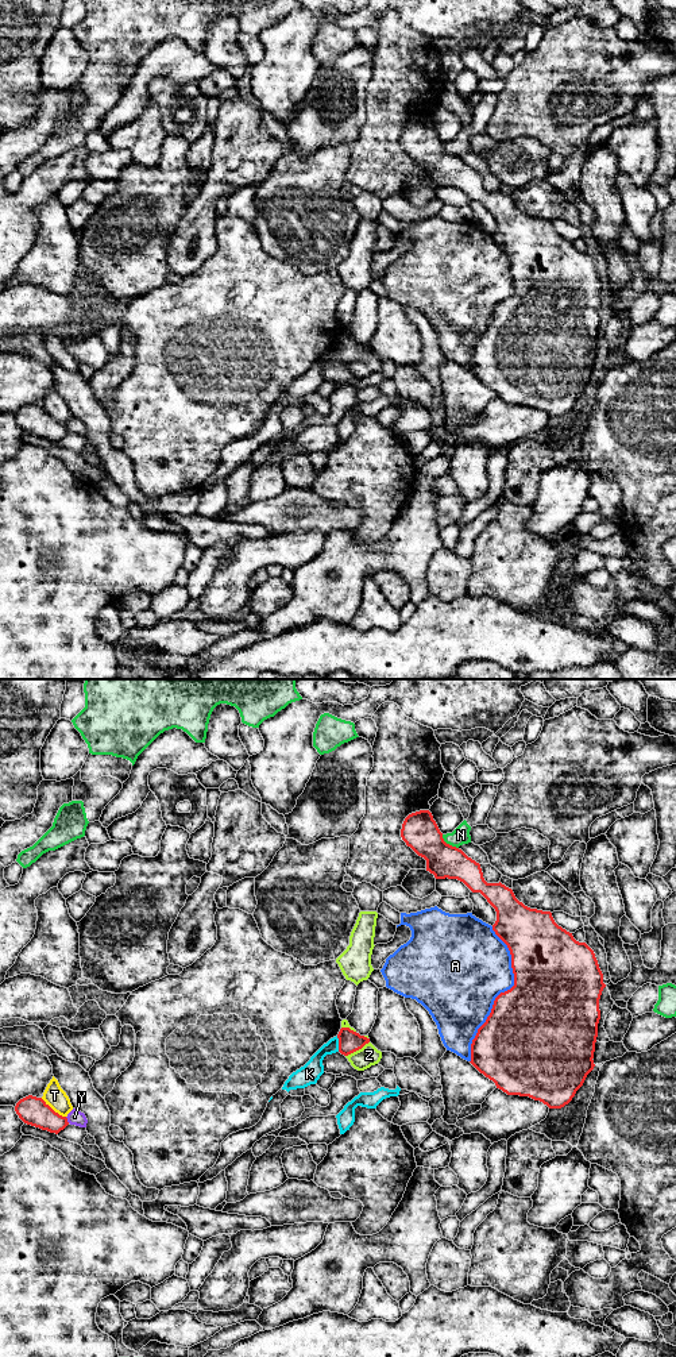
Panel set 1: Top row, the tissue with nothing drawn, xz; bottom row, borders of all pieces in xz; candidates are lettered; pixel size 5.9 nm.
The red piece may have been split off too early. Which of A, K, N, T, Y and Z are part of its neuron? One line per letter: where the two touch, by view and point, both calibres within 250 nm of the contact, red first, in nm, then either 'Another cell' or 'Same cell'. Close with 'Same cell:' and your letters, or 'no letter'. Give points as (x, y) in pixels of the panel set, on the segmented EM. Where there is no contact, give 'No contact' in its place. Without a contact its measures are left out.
A: Touches red at xz (501, 993). Thickness 480 nm (red) against 500 nm. Another cell
K: Touches red at xz (339, 1044). Thickness 140 nm (red) against 120 nm. Another cell
N: Touches red at xz (448, 844). Thickness 220 nm (red) against 100 nm. Another cell
T: Touches red at xz (51, 1109). Thickness 170 nm (red) against 120 nm. Another cell
Y: Touches red at xz (66, 1120). Thickness 170 nm (red) against 90 nm. Another cell
Z: Touches red at xz (356, 1049). Thickness 140 nm (red) against 120 nm. Another cell
Same cell: no letter

